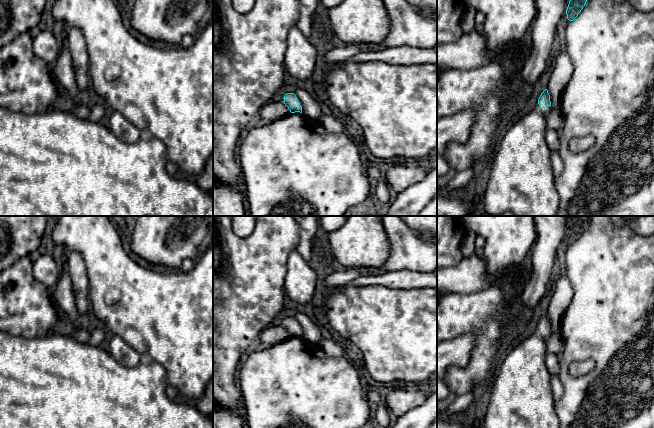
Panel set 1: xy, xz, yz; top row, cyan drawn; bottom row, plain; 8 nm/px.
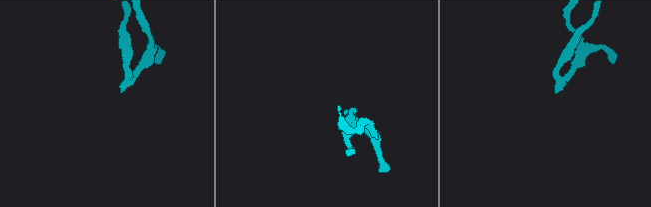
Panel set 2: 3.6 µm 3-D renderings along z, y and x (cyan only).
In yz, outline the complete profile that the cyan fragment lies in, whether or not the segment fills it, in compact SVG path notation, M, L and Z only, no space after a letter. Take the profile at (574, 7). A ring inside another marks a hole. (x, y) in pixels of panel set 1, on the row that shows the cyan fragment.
M570 0L566 14L569 21L573 21L585 6L587 0Z

